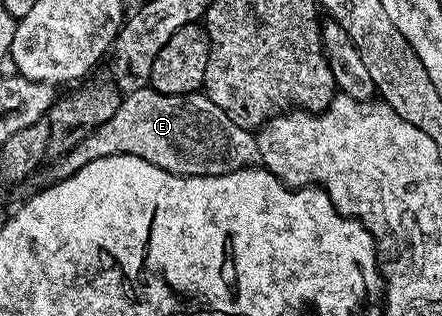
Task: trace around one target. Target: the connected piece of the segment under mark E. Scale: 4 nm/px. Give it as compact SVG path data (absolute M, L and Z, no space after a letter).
M150 85L137 89L133 93L123 95L121 105L105 125L101 125L81 145L77 145L72 151L67 151L54 160L51 168L48 166L48 184L59 183L65 177L73 177L77 169L89 165L89 161L97 161L101 157L113 157L114 155L132 155L149 161L149 165L157 165L157 169L165 169L174 175L224 175L233 173L237 169L254 167L259 163L259 150L255 136L250 130L241 125L233 125L229 117L213 101L209 101L206 95L196 93L194 95L162 95L151 88Z

